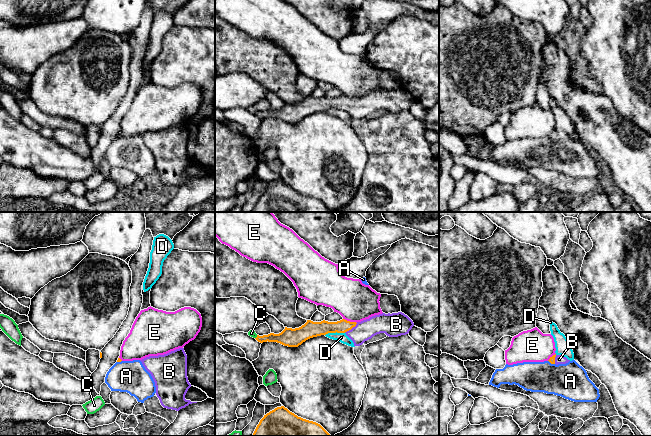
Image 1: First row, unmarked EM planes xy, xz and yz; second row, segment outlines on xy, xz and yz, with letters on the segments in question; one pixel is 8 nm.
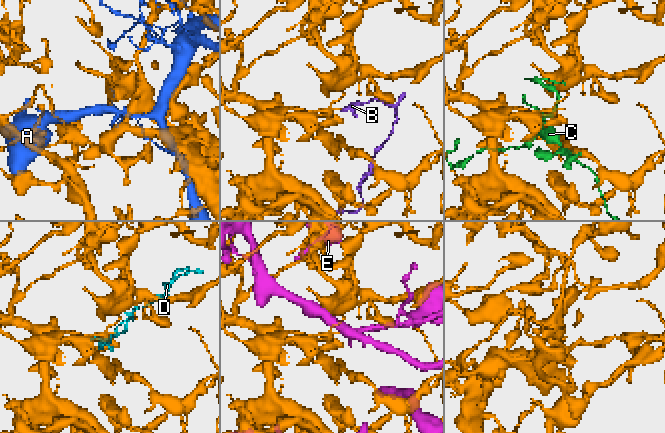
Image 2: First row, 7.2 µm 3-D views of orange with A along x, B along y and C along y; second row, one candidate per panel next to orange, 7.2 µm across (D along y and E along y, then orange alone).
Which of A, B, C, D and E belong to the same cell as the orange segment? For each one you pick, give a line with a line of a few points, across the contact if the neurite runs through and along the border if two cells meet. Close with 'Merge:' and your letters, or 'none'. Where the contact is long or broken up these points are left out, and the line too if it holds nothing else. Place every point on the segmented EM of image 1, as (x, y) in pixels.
B: line xz (324, 327), (350, 329), (366, 329)
Merge: B

